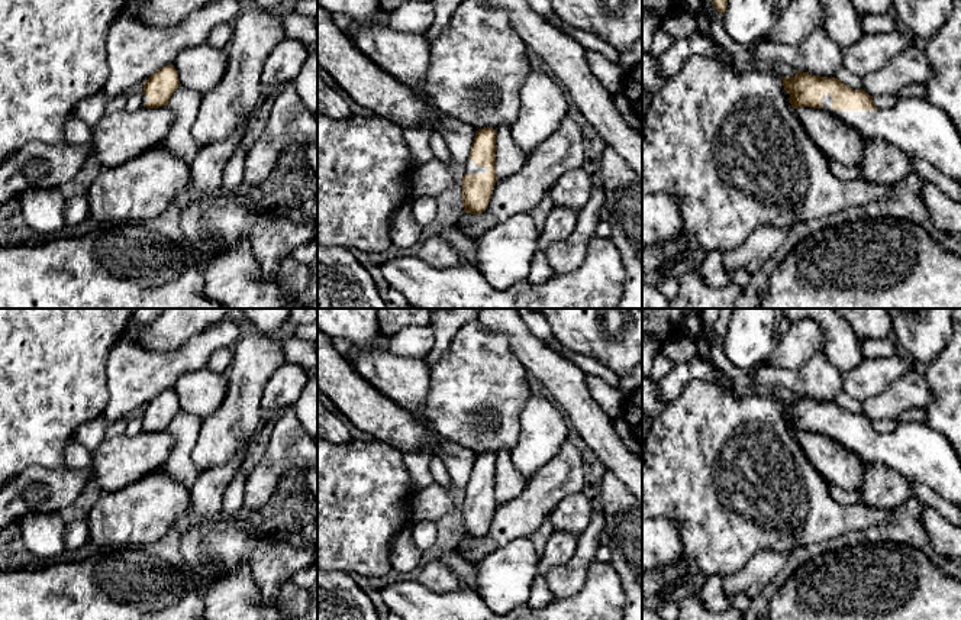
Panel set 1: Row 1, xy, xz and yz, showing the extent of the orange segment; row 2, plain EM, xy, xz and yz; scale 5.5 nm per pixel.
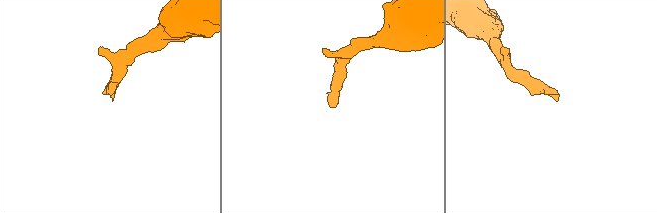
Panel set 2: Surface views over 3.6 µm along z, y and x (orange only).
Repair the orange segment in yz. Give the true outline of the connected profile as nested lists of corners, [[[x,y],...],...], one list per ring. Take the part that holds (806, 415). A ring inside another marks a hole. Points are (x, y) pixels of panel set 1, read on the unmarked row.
[[[797,395],[794,401],[783,401],[783,410],[790,419],[789,424],[793,433],[823,433],[855,452],[864,462],[883,462],[909,481],[919,481],[961,507],[961,459],[949,439],[925,422],[897,420],[893,432],[877,433],[873,422],[862,413],[854,414],[835,401],[819,401],[803,395]]]

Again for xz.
[[[493,452],[478,453],[471,471],[468,485],[465,487],[465,500],[462,501],[462,527],[464,536],[481,539],[490,527],[496,510],[496,461]]]

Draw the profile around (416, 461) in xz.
[[[426,446],[403,453],[403,461],[410,475],[412,495],[419,494],[423,488],[435,482],[429,471],[432,456],[435,456],[433,451]]]

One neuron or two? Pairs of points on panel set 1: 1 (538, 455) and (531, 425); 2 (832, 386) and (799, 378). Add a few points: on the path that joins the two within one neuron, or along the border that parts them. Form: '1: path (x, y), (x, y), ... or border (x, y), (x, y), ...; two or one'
1: path (538, 448), (538, 432); one
2: path (824, 381), (808, 380); one

